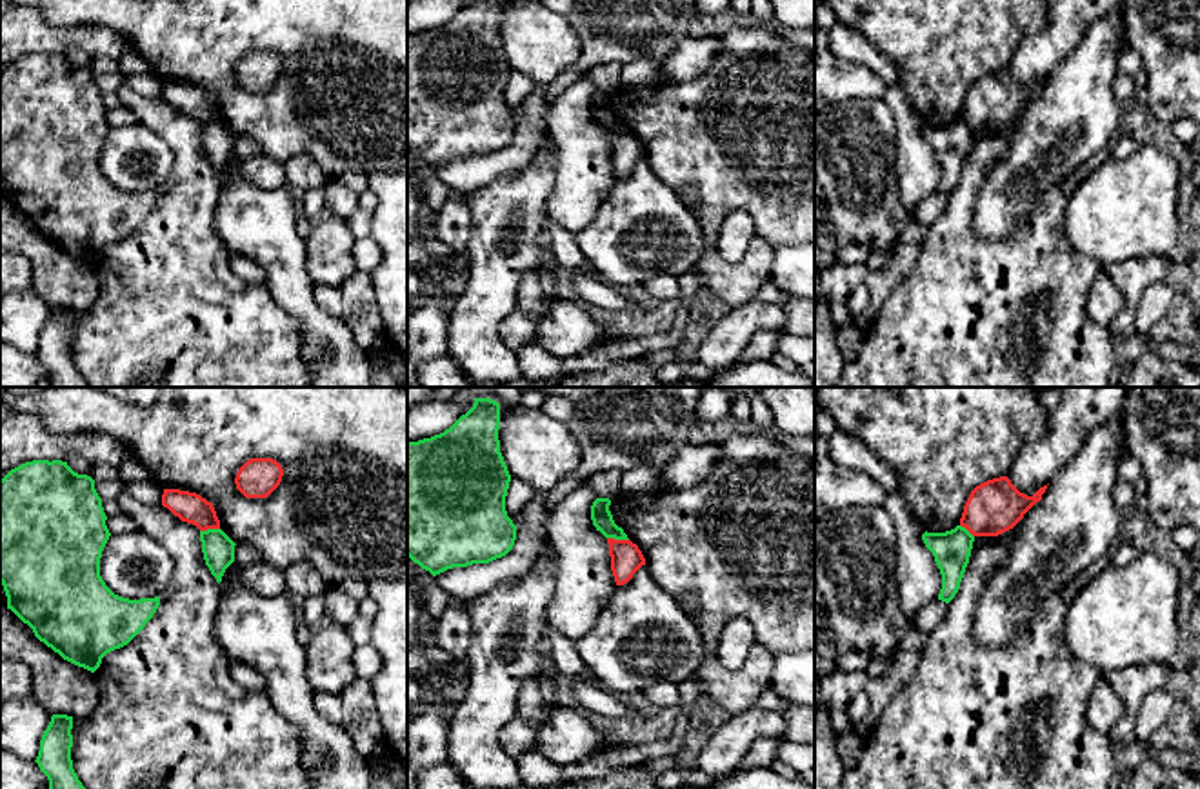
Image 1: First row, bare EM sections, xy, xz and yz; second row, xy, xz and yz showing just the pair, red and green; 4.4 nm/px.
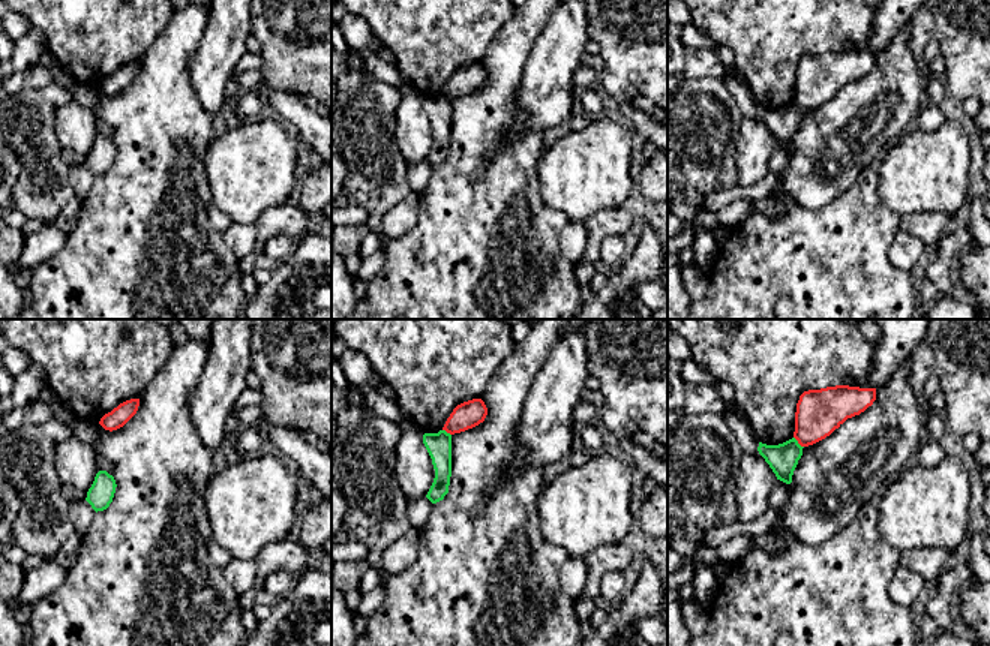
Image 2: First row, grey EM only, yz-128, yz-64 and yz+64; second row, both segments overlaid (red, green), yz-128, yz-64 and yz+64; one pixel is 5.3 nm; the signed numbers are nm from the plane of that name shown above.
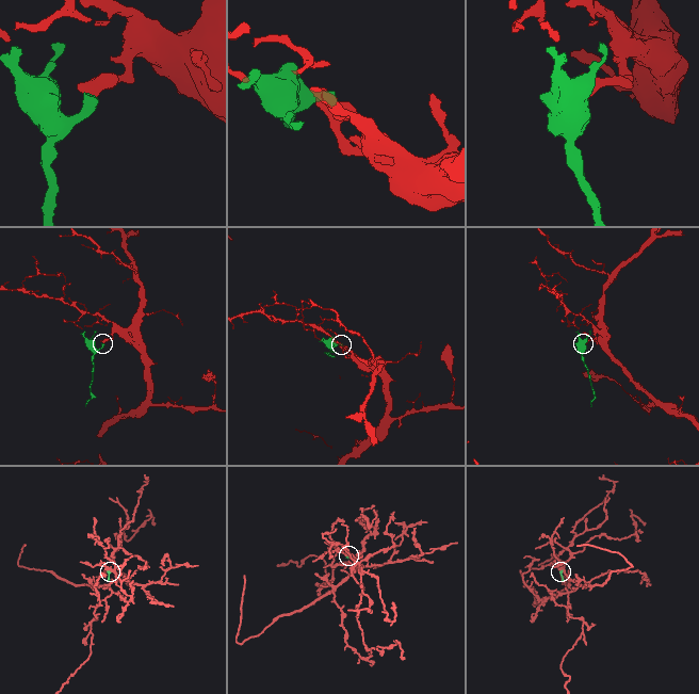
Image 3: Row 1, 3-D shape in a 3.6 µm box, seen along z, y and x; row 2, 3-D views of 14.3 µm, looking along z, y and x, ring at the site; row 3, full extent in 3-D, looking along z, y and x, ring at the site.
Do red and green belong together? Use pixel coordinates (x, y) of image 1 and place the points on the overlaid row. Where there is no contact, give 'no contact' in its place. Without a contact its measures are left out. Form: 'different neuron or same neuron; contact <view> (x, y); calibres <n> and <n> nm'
different neuron; contact xz (619, 540); calibres 140 and 90 nm

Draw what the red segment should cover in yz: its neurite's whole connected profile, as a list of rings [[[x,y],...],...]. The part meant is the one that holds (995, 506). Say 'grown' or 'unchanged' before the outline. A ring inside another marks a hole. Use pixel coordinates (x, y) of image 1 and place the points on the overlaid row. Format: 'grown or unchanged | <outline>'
unchanged | [[[1007,476],[987,480],[971,491],[960,525],[973,536],[998,536],[1013,529],[1042,500],[1045,489],[1047,485],[1027,496]]]

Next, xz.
unchanged | [[[607,538],[607,544],[615,582],[616,585],[624,585],[642,565],[645,565],[645,558],[631,540]]]

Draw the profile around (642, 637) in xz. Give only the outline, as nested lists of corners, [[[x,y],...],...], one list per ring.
[[[642,565],[633,578],[618,585],[595,627],[575,642],[589,669],[589,678],[609,693],[640,693],[658,682],[693,680],[704,658],[700,633],[680,604],[665,593]]]

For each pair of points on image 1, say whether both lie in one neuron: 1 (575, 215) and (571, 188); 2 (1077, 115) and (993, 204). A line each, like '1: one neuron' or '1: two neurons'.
1: one neuron
2: one neuron

